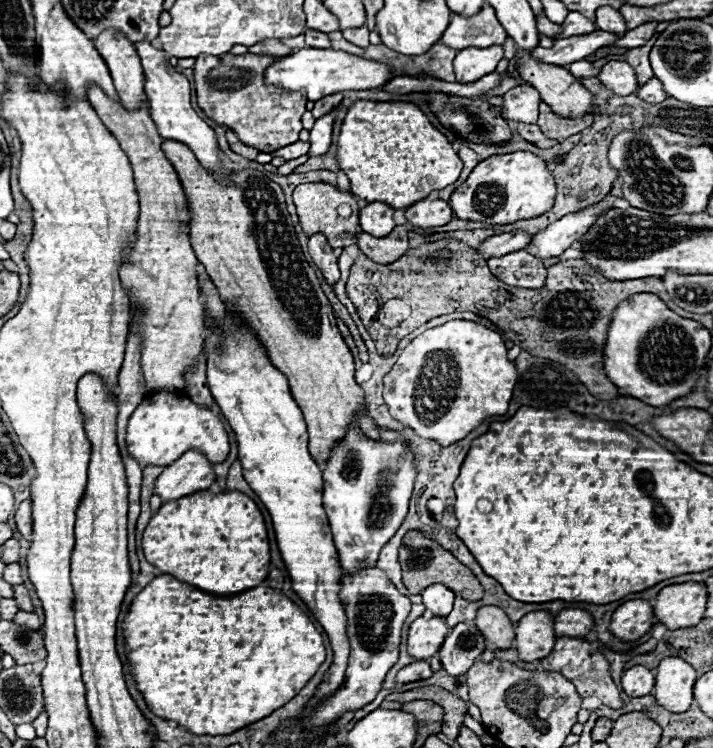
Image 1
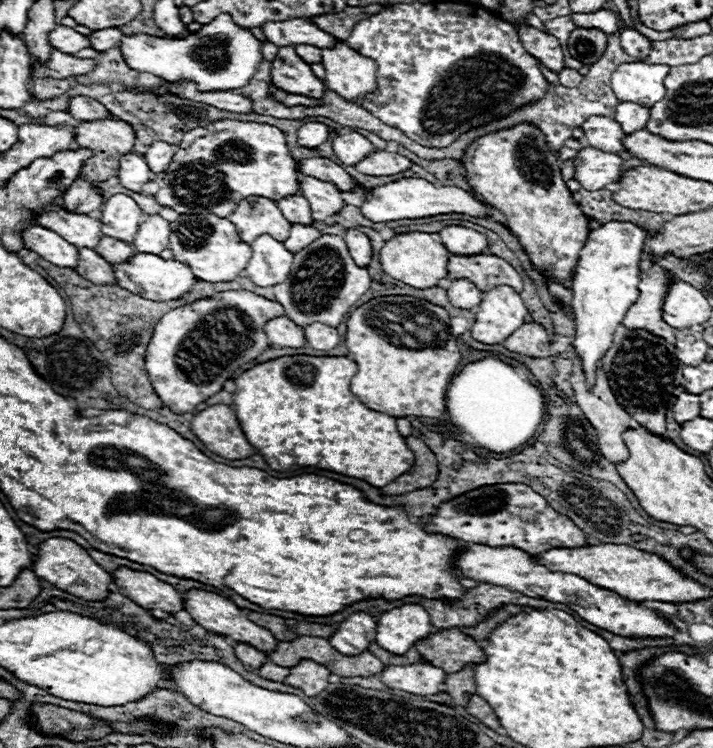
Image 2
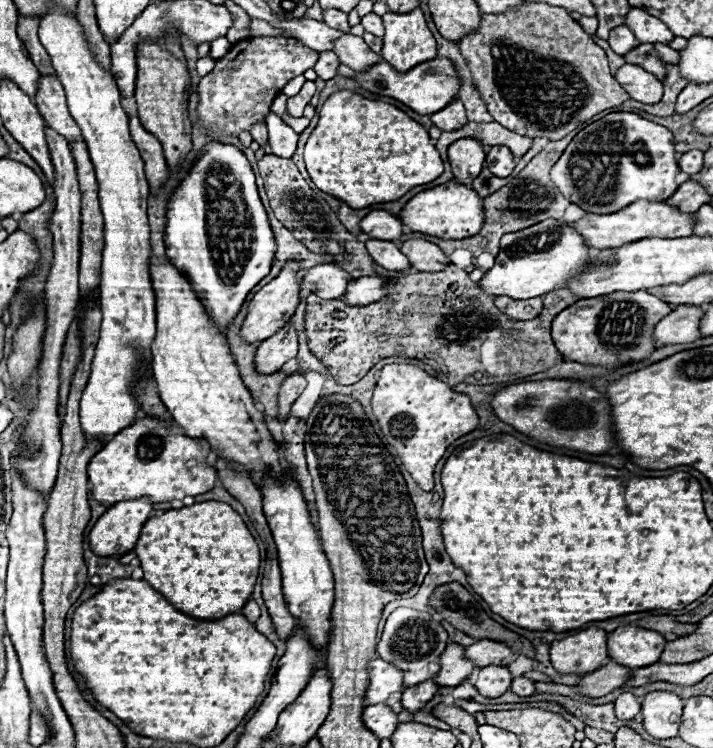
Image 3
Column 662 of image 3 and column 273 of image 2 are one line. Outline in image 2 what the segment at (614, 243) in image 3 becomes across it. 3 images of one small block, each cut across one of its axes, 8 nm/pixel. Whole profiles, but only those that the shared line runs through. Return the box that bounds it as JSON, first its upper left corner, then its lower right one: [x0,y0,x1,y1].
[228,196,292,244]

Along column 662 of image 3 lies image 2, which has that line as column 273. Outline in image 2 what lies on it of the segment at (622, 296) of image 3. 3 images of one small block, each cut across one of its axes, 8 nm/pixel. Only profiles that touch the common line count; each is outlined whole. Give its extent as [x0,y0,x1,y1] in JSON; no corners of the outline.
[146,290,284,414]

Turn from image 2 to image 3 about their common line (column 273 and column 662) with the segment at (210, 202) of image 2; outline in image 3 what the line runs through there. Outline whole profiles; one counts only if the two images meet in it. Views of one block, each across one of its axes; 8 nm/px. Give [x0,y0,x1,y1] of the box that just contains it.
[550,112,678,214]

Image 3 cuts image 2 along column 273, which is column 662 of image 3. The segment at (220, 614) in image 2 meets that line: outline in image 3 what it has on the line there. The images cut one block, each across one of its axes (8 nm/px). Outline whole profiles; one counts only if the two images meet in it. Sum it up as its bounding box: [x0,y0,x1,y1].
[608,626,666,668]

